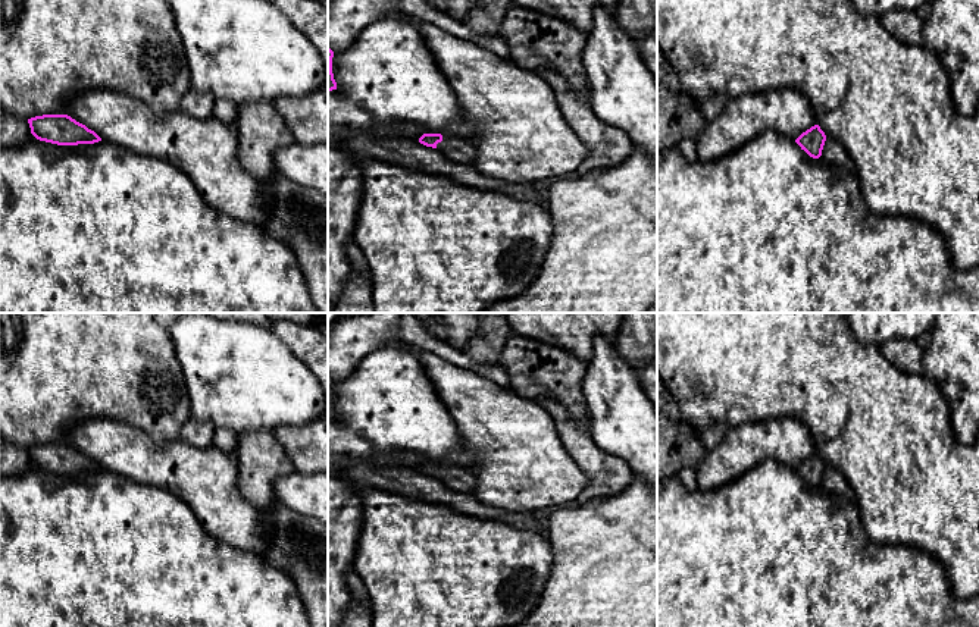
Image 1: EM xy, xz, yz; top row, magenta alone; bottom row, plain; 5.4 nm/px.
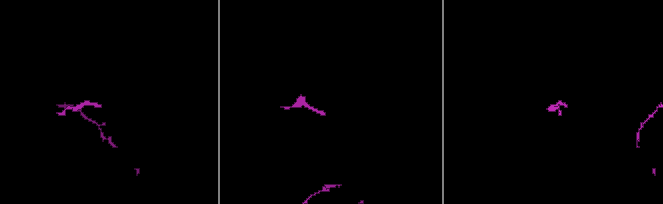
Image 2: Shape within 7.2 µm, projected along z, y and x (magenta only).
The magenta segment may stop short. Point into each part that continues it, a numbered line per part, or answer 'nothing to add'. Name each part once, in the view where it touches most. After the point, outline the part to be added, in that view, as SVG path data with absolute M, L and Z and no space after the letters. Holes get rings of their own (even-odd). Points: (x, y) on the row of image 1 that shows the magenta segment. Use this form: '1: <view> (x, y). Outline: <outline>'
1: xz (454, 149). Outline: M442 137L442 141L437 144L437 150L451 162L475 167L476 148L466 139Z

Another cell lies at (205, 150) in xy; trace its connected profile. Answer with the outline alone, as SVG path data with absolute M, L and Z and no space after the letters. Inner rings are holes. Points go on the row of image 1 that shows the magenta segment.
M91 90L75 95L66 104L65 115L104 141L172 163L193 181L204 201L215 210L243 222L263 222L265 194L260 181L237 157L238 134L232 123L223 123L213 116L193 117L182 110L159 115L141 100L110 90Z

